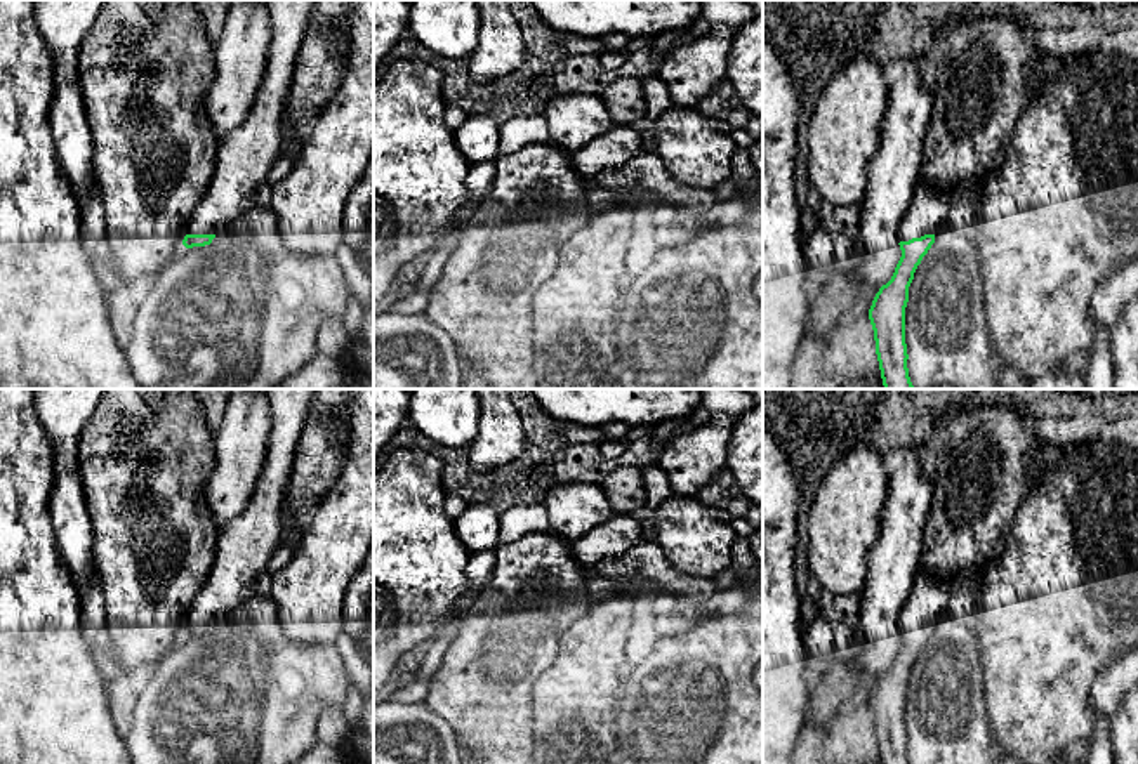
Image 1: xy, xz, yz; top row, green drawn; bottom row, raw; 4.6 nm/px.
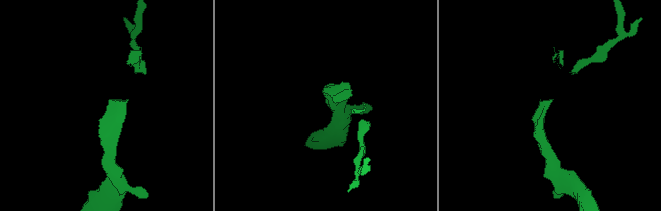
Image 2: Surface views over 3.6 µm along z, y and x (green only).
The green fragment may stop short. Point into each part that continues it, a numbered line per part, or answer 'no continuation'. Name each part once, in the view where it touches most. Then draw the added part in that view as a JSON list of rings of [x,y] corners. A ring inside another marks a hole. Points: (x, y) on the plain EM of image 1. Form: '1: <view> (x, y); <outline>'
1: yz (928, 599); [[[917,568],[909,599],[900,615],[900,630],[936,623],[947,613],[952,585]]]

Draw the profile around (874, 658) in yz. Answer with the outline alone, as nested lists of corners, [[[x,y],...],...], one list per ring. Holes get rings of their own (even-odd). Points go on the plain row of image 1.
[[[919,438],[905,446],[900,469],[888,478],[881,512],[881,535],[867,561],[865,590],[855,636],[863,644],[855,660],[860,668],[860,700],[869,703],[879,677],[886,674],[902,646],[900,615],[919,568],[935,483],[919,469]]]

